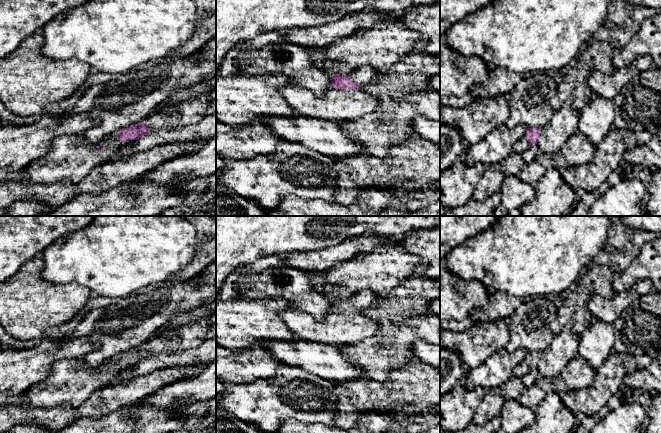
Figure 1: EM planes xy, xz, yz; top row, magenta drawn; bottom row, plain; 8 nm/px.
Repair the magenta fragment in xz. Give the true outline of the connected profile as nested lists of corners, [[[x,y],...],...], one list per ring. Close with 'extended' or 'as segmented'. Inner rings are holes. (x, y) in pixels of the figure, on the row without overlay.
[[[357,290],[345,300],[333,298],[330,312],[322,321],[294,307],[279,311],[279,315],[297,339],[339,348],[381,336],[378,321],[363,315],[362,310],[384,301],[372,291]]]; extended

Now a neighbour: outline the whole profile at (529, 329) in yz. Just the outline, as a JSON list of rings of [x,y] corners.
[[[546,296],[523,299],[508,319],[509,341],[505,349],[509,354],[517,349],[545,350],[554,338],[549,320],[555,318],[557,307]]]

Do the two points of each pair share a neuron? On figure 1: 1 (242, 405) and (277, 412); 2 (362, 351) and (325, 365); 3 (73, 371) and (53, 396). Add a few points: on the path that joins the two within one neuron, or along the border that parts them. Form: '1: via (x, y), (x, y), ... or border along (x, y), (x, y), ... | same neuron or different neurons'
1: via (251, 405), (268, 405) | same neuron
2: border along (338, 348), (350, 362), (359, 366), (364, 371) | different neurons
3: via (71, 377), (58, 390) | same neuron

